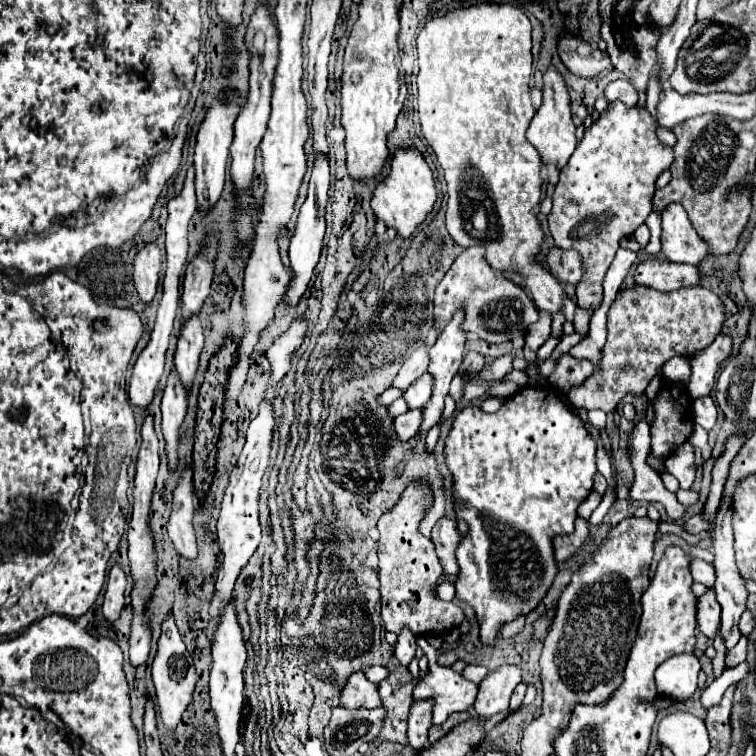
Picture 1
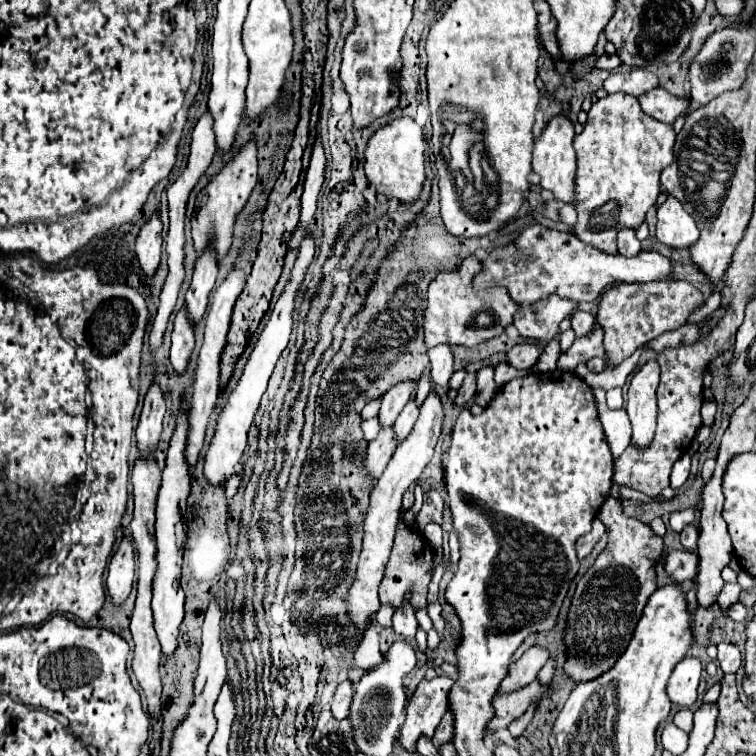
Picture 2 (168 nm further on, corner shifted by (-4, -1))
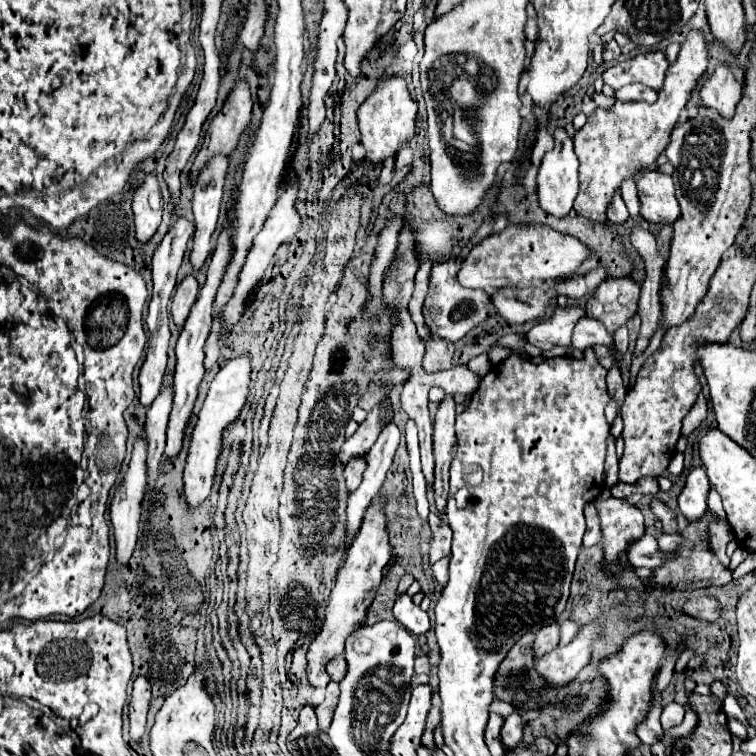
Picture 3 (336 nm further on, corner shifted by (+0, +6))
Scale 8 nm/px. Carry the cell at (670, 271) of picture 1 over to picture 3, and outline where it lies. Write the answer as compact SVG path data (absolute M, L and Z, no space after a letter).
M510 224L502 232L484 238L472 248L472 252L462 262L458 282L464 288L480 288L492 294L500 288L518 286L518 282L540 284L544 280L568 278L576 274L582 262L586 262L590 256L592 248L576 236L558 232L544 224Z

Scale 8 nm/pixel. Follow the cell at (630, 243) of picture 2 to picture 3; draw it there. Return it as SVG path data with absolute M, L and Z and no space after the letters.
M616 192L616 196L614 196L612 204L608 206L608 222L612 222L614 226L622 226L628 218L630 218L628 208L626 208L626 204L622 202L620 192Z

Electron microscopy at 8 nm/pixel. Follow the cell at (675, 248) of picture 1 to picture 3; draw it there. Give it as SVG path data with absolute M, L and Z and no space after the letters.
M656 168L646 170L638 182L638 198L642 202L642 218L666 226L674 224L680 218L680 206L674 196L674 182L670 176L660 174Z

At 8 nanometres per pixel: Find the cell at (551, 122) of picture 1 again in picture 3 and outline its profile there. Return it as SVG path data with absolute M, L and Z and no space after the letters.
M558 126L554 130L554 148L550 152L544 154L542 164L538 168L538 176L536 176L536 186L538 186L538 200L542 210L546 210L548 214L556 216L556 218L564 218L572 206L574 206L574 198L578 192L578 160L576 160L576 152L572 146L572 138L566 134L566 130L562 126Z

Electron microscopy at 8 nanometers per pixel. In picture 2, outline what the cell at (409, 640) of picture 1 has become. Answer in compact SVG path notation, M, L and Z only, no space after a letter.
M412 587L406 591L404 595L404 603L398 605L398 609L394 611L394 617L392 617L392 627L398 635L404 635L404 639L414 639L416 635L416 627L418 627L418 621L414 617L414 609L410 605L410 597L412 597Z

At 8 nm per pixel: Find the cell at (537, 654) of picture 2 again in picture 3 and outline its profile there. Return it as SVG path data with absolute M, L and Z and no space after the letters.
M550 624L550 626L544 626L536 634L532 650L536 652L536 658L540 658L540 656L552 652L556 646L558 646L558 624Z

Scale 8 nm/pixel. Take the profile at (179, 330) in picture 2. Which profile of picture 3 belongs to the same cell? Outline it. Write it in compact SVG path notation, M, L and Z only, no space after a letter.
M186 276L178 286L176 286L176 294L172 298L172 306L170 306L170 312L172 312L172 320L176 324L178 330L184 328L184 322L188 320L188 314L190 314L190 308L192 304L196 302L196 296L198 296L200 288L198 288L198 282L194 276Z

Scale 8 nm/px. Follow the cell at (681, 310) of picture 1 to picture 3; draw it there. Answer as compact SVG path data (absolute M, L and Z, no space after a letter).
M630 276L608 278L590 294L586 314L600 320L608 328L608 334L614 336L636 316L640 288L640 282Z

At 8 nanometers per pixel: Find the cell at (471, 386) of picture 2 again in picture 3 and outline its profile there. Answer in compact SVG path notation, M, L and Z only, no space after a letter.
M448 394L436 412L433 423L433 454L436 458L436 478L433 490L436 498L436 508L444 512L446 498L448 498L448 470L452 456L456 454L456 436L454 436L454 416L456 416L456 402L454 396Z

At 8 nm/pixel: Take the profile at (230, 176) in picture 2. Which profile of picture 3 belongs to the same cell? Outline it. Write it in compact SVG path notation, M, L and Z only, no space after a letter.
M244 82L236 86L236 90L228 96L224 108L218 112L218 116L210 122L210 128L206 132L204 144L190 168L192 174L192 186L198 180L200 170L218 154L224 154L230 158L238 146L238 140L242 134L250 130L250 112L252 112L252 100L250 90Z

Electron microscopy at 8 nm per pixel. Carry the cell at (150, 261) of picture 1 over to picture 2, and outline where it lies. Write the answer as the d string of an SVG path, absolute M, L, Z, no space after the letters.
M154 211L136 237L136 255L146 275L154 275L154 271L158 269L160 249L162 249L162 221L160 213Z

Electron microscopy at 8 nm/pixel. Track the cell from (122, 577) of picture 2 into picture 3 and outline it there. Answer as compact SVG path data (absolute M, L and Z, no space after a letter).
M138 438L134 442L134 450L132 450L132 460L128 466L128 472L124 476L124 482L120 488L116 488L112 506L110 506L110 522L114 526L114 540L116 540L116 562L120 566L124 566L136 546L136 532L138 532L138 520L140 520L140 504L146 492L146 442L142 438Z

